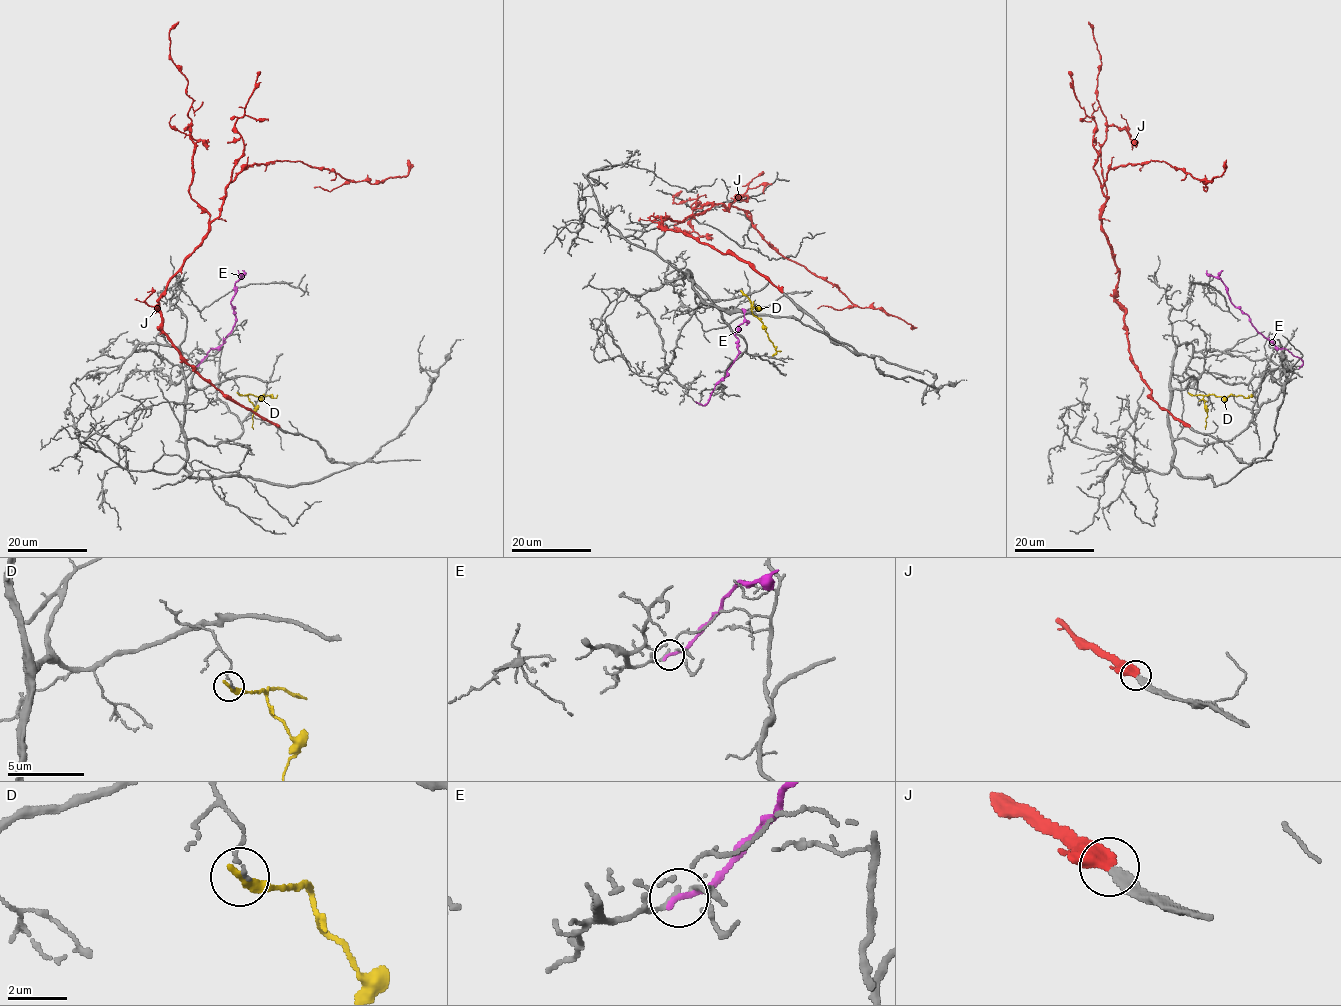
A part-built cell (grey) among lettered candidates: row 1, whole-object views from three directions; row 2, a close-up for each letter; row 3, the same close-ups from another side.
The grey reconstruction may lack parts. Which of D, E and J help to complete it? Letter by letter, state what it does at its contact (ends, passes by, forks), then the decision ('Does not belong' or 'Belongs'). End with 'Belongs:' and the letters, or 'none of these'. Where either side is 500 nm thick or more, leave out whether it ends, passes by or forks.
D: It ends there. Does not belong
E: It ends there. Does not belong
J: Belongs
Belongs: J

